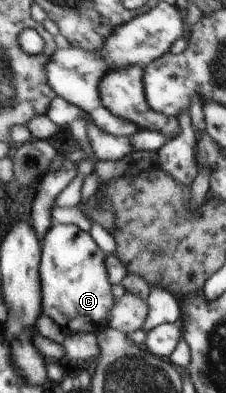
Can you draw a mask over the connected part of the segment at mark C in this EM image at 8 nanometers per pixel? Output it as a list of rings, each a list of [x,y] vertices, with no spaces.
[[[57,224],[46,233],[42,244],[42,262],[40,263],[40,274],[42,279],[42,293],[45,293],[45,311],[51,315],[66,335],[75,332],[87,332],[98,334],[110,327],[112,311],[116,304],[116,297],[113,295],[113,284],[109,281],[107,271],[107,255],[101,247],[95,243],[89,232],[81,229],[75,224]]]

